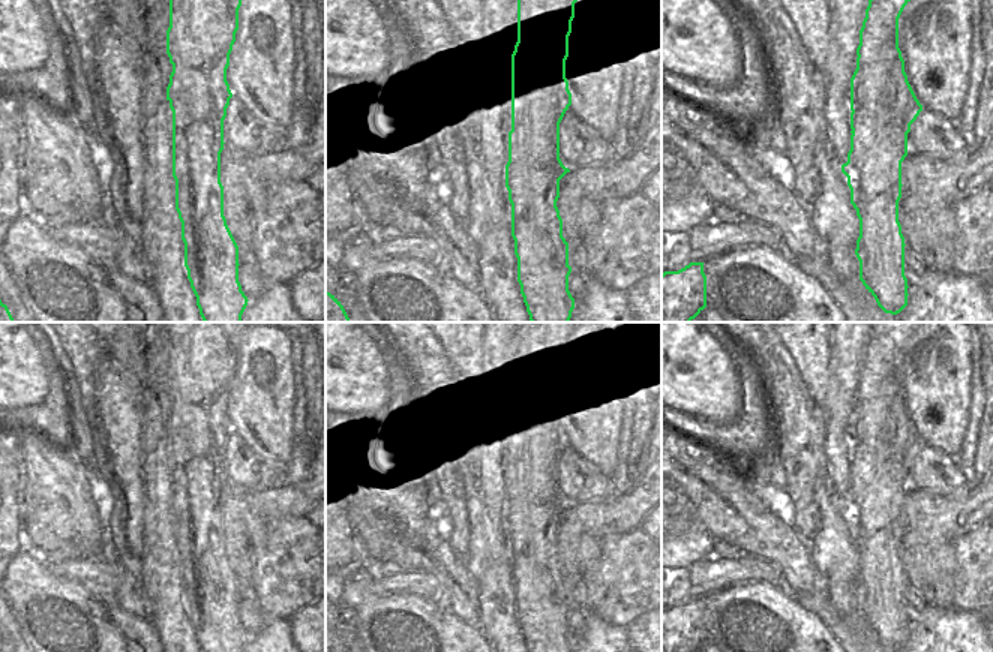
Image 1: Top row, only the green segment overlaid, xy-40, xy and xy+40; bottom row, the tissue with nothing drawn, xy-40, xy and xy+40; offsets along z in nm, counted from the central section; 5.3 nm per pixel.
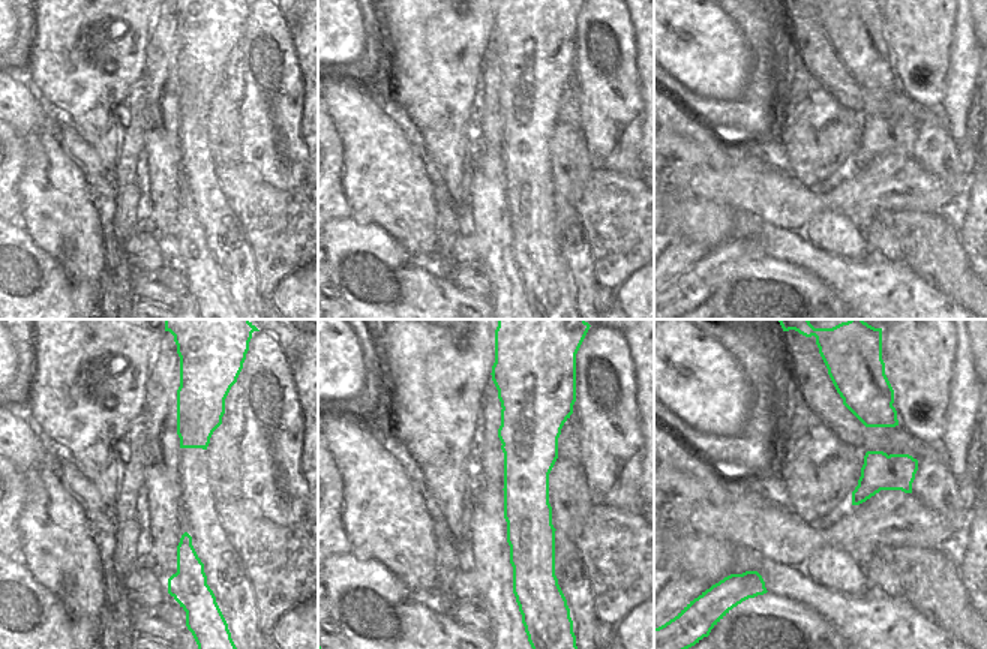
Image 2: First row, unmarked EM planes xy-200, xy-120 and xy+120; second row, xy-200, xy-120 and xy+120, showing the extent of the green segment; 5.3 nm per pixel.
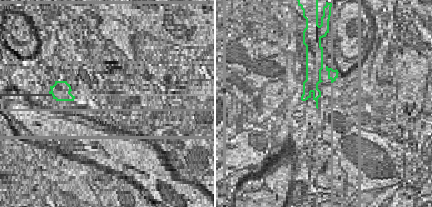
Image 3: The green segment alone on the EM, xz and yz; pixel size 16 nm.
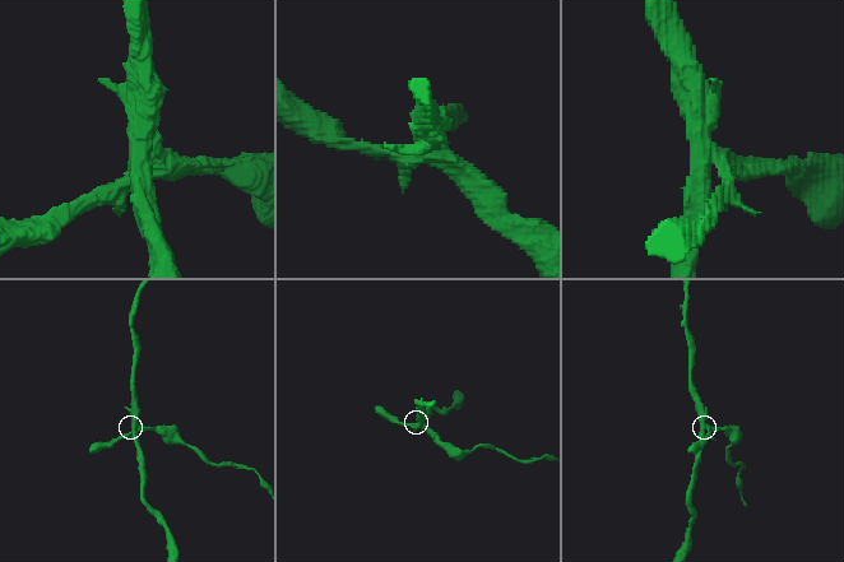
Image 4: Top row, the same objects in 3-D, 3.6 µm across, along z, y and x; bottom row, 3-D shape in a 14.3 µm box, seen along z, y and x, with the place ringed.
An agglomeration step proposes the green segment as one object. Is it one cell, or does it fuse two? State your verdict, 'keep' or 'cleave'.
cleave

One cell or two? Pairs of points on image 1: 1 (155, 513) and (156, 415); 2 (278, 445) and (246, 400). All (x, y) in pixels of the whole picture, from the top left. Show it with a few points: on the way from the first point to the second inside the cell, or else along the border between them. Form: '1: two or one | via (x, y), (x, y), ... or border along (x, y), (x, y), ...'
1: two | border along (165, 435), (149, 453), (143, 454)
2: one | via (270, 435), (269, 427), (257, 411)

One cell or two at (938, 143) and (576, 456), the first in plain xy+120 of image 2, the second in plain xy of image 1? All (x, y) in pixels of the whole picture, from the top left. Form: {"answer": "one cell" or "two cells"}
{"answer": "one cell"}

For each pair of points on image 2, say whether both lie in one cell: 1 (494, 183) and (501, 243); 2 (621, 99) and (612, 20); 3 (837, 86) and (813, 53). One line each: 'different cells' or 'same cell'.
1: same cell
2: same cell
3: same cell

